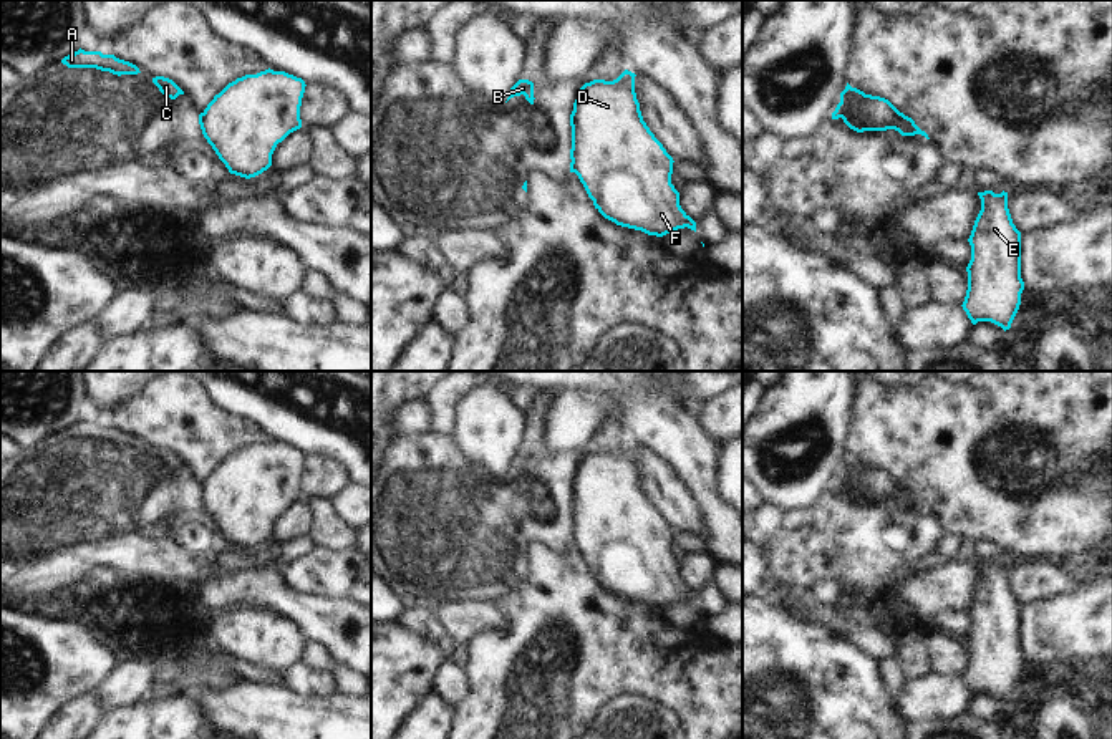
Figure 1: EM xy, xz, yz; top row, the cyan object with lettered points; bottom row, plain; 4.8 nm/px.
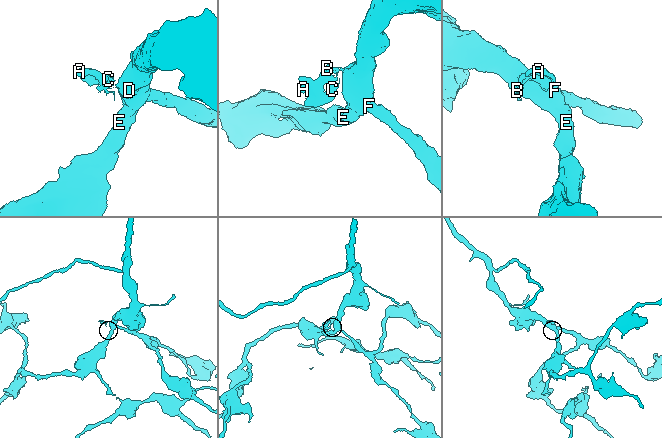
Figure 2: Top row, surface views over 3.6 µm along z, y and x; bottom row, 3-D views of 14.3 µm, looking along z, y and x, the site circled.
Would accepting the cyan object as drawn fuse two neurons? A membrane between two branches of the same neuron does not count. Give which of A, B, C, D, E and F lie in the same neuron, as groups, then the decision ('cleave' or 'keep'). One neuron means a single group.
A B C / D E F; cleave

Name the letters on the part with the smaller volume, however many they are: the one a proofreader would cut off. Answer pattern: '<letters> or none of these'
A, B, C

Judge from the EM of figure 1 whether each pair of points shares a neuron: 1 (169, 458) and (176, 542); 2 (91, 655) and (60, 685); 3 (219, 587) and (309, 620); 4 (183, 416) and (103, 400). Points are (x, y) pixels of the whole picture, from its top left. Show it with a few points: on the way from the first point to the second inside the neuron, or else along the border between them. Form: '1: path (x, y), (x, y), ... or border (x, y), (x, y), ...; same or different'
1: border (143, 444), (164, 466), (183, 466), (199, 484); different
2: path (83, 661), (68, 676); same
3: path (241, 589), (269, 589), (287, 602); same
4: border (141, 388), (101, 413); different

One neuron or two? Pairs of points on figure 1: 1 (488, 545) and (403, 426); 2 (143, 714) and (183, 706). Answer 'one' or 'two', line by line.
1: two
2: one

